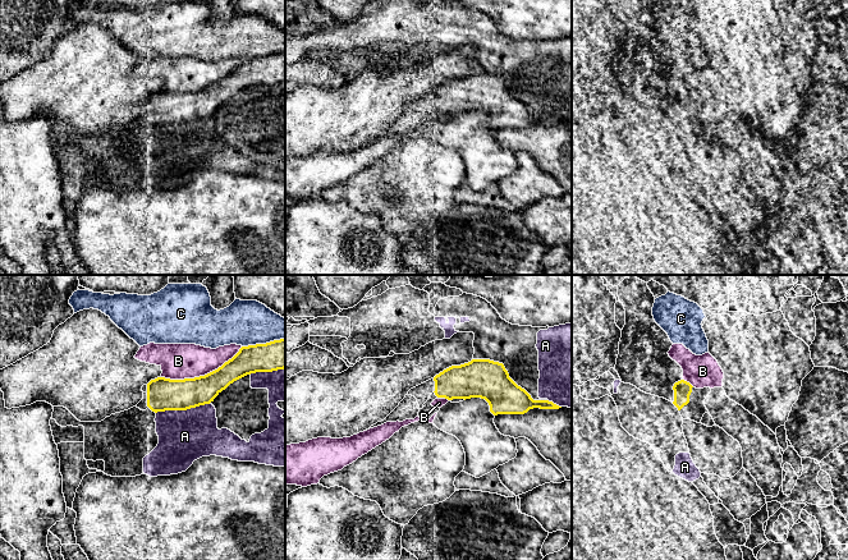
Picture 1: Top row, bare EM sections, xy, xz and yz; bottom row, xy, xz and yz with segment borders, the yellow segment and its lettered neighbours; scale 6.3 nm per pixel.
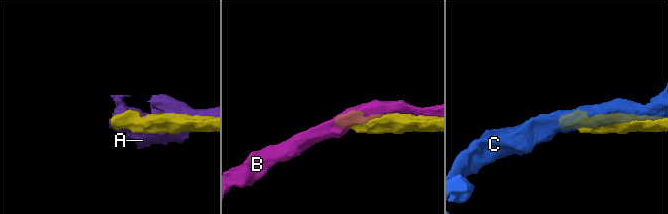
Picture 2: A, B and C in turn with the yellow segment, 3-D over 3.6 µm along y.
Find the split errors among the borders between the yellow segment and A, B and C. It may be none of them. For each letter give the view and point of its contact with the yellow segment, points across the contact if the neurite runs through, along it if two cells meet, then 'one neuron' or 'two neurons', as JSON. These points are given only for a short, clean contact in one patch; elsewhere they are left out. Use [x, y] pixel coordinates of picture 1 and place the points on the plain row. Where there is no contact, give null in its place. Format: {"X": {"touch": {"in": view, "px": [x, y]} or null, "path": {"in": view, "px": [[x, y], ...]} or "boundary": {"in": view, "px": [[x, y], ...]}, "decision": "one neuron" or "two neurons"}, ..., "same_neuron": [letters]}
{"A": {"touch": {"in": "xy", "px": [182, 123]}, "decision": "two neurons"}, "B": {"touch": {"in": "xy", "px": [201, 90]}, "decision": "two neurons"}, "C": {"touch": {"in": "xy", "px": [262, 58]}, "decision": "two neurons"}, "same_neuron": []}

